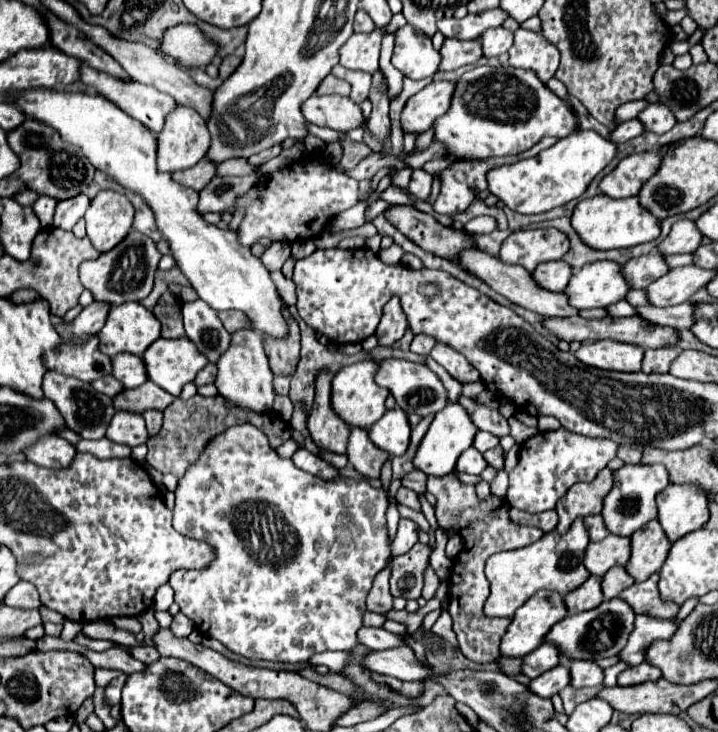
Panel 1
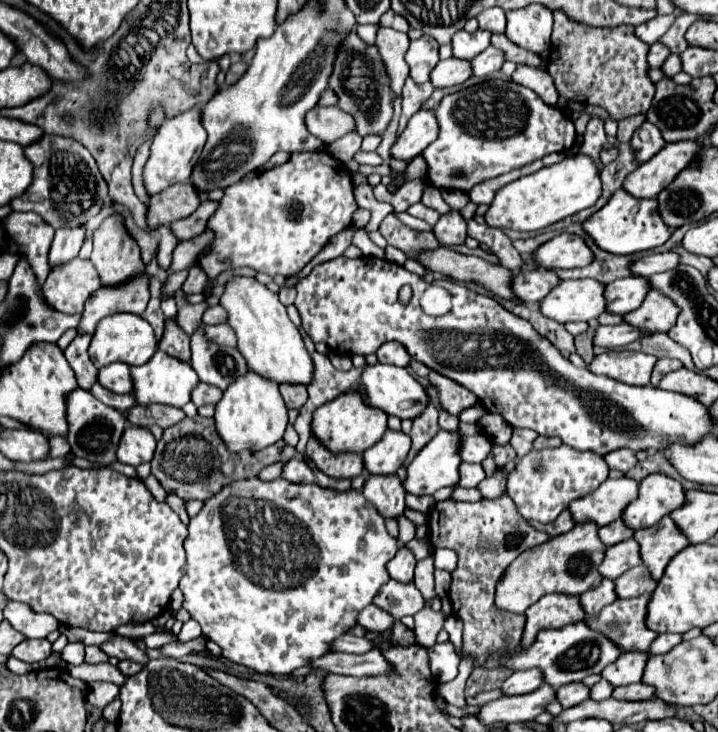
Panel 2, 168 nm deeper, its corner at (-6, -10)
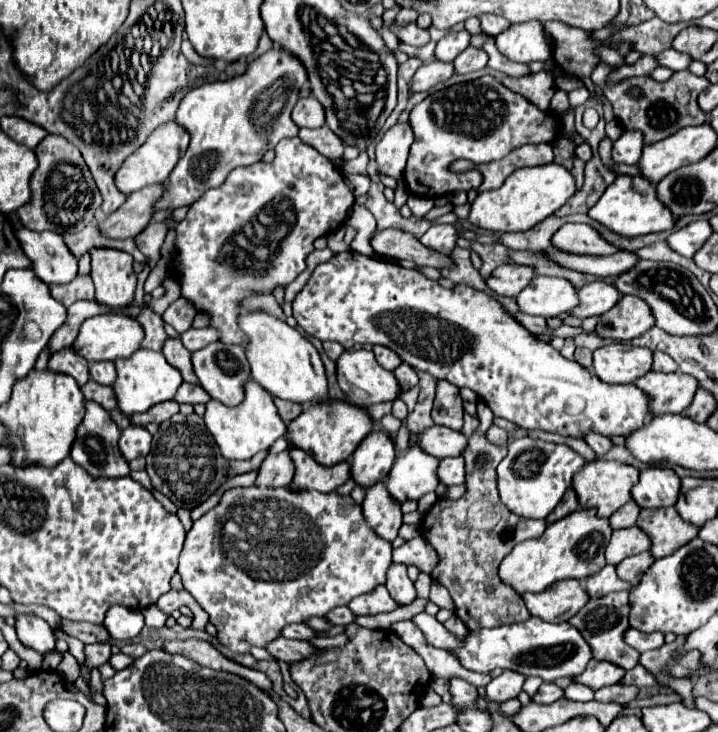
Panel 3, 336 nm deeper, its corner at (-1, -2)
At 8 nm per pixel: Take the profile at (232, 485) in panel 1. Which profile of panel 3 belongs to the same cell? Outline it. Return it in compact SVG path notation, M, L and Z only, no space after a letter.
M249 487L249 489L227 491L217 507L213 507L209 513L205 513L201 519L197 519L193 523L193 529L187 533L185 547L179 557L179 573L183 577L185 591L189 591L195 597L195 601L209 613L209 621L217 627L219 643L237 653L249 653L251 645L265 647L269 641L279 637L279 631L289 623L305 623L313 615L323 617L333 607L347 605L353 597L371 593L377 585L385 583L389 565L391 565L391 543L385 539L379 539L379 535L373 535L373 531L369 531L369 527L365 527L361 507L351 497L343 497L339 493L325 495L319 491L309 491L309 495L293 495L287 487L285 489Z

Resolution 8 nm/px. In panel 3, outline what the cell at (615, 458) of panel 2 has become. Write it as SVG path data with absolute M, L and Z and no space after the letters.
M587 433L587 435L583 437L583 441L585 441L597 455L605 455L605 453L611 449L609 437L603 437L603 435L597 435L597 433Z

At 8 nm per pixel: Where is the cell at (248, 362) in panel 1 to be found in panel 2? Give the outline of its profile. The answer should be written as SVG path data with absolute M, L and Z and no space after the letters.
M246 371L240 375L226 391L224 397L216 403L216 429L230 445L232 451L242 449L264 449L278 439L282 439L284 429L288 425L286 405L278 391L278 385L272 379L266 379L254 371Z

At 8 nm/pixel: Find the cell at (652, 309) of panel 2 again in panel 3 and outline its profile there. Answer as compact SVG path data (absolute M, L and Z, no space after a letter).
M623 295L621 301L603 313L595 325L595 335L601 339L631 341L653 327L649 305L635 295Z

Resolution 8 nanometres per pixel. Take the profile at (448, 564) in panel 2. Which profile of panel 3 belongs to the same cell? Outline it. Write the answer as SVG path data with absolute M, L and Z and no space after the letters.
M415 537L403 543L399 549L393 549L393 563L415 565L419 571L425 571L425 573L433 571L433 567L437 565L437 559L439 557L435 549L423 537Z

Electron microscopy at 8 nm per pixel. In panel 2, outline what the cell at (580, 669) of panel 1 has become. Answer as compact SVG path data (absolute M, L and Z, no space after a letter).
M582 681L568 683L568 685L562 685L558 689L558 703L562 707L566 707L566 709L568 707L574 707L574 705L586 701L586 699L590 699L590 687L584 685Z

